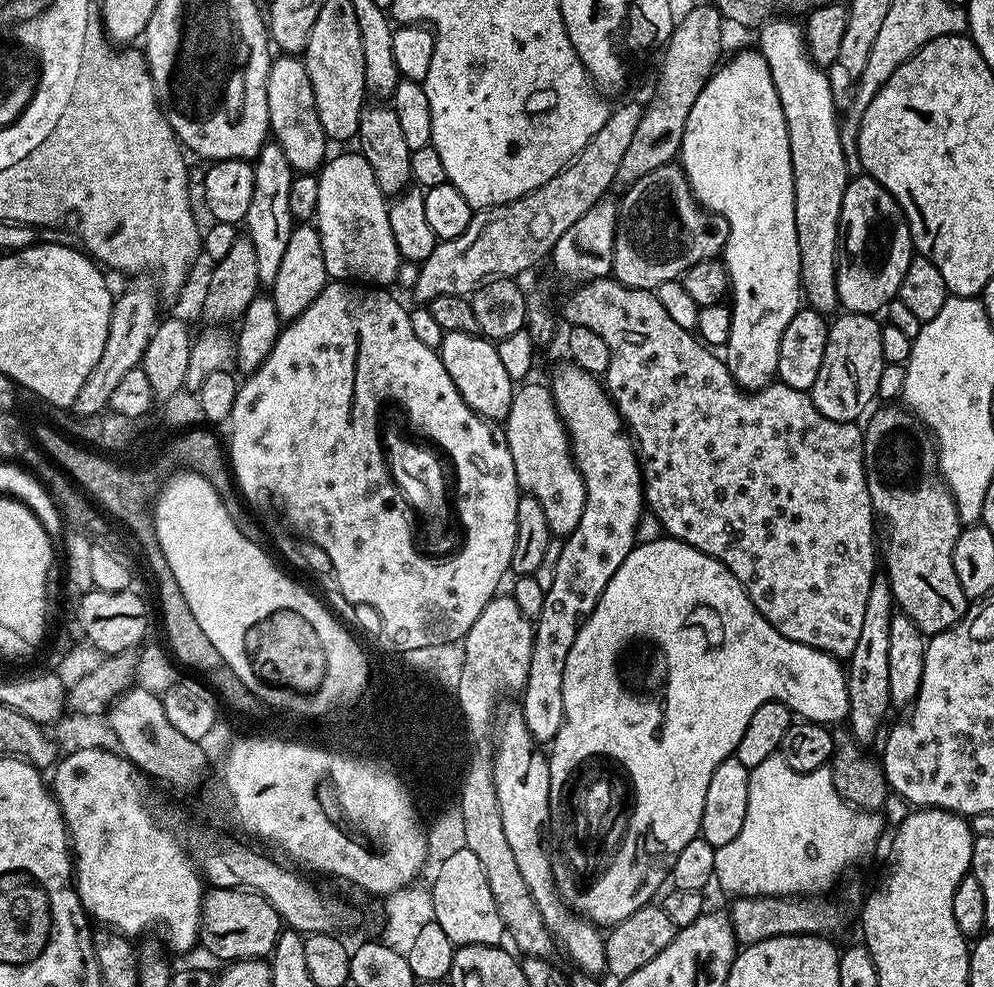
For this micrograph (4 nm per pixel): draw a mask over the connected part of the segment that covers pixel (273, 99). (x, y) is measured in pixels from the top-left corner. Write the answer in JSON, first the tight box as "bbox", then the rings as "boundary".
{"bbox":[266,54,330,173],"boundary":[[[280,54],[273,59],[266,78],[266,106],[271,139],[282,146],[282,154],[286,154],[286,162],[290,162],[293,173],[319,173],[329,155],[330,141],[324,135],[322,122],[318,122],[310,74],[299,55]]]}

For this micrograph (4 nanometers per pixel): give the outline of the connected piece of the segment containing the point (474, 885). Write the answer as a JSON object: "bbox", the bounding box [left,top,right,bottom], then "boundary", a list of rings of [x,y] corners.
{"bbox":[430,848,505,945],"boundary":[[[464,848],[458,854],[451,855],[446,862],[442,862],[438,876],[430,881],[430,887],[433,894],[431,919],[438,926],[442,926],[442,931],[452,944],[499,945],[505,939],[502,914],[498,914],[498,906],[494,906],[490,882],[486,882],[486,874],[478,863],[474,850]]]}

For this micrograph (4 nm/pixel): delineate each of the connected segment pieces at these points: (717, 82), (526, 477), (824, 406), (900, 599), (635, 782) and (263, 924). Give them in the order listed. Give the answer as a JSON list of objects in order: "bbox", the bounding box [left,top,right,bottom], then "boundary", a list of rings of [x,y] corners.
[{"bbox":[678,50,802,389],"boundary":[[[758,50],[740,52],[733,60],[725,59],[716,68],[704,84],[702,94],[694,102],[690,110],[690,118],[686,118],[686,130],[682,134],[682,146],[678,163],[684,170],[684,177],[688,180],[688,187],[692,189],[697,204],[724,216],[728,223],[728,241],[724,243],[722,263],[728,272],[730,285],[730,307],[732,321],[730,322],[730,338],[726,345],[726,363],[732,372],[732,379],[737,385],[747,386],[749,389],[764,388],[777,379],[778,346],[782,346],[782,333],[786,326],[790,326],[790,318],[802,307],[802,289],[800,286],[800,255],[798,254],[798,234],[794,226],[794,174],[790,162],[790,138],[786,130],[786,118],[782,114],[782,102],[778,102],[778,90],[774,90],[774,82],[770,74],[770,66],[766,58]]]},{"bbox":[502,383,586,538],"boundary":[[[521,383],[513,391],[510,414],[502,422],[504,437],[508,443],[510,458],[514,462],[514,474],[520,484],[521,493],[538,498],[538,502],[542,502],[542,510],[546,510],[546,522],[553,537],[567,538],[576,529],[578,522],[582,522],[582,510],[586,506],[586,486],[582,474],[572,460],[572,445],[568,442],[568,432],[556,409],[551,387],[547,383],[532,383]]]},{"bbox":[808,312,885,423],"boundary":[[[844,312],[834,319],[828,328],[822,367],[808,393],[826,418],[855,423],[860,418],[858,416],[877,397],[879,375],[885,365],[882,358],[883,325],[871,313]]]},{"bbox":[863,406,969,637],"boundary":[[[884,406],[863,425],[864,477],[870,490],[873,513],[884,519],[882,564],[886,569],[892,599],[903,615],[909,616],[925,637],[937,636],[942,630],[954,626],[966,614],[969,600],[962,594],[958,574],[954,574],[954,542],[962,527],[956,503],[938,472],[938,449],[928,427],[916,419],[911,411],[900,406]]]},{"bbox":[546,538,848,926],"boundary":[[[661,538],[637,543],[626,562],[618,566],[614,578],[610,578],[606,590],[602,590],[596,609],[581,623],[574,638],[574,646],[570,646],[570,654],[566,657],[566,670],[562,678],[564,721],[555,740],[551,741],[552,752],[547,753],[550,766],[550,806],[546,829],[550,878],[556,880],[556,889],[564,903],[569,906],[584,904],[583,915],[597,926],[622,922],[622,918],[630,918],[634,910],[653,903],[657,899],[656,888],[663,889],[666,878],[671,877],[674,862],[678,854],[682,854],[682,846],[700,835],[702,806],[706,806],[706,790],[710,786],[714,770],[718,770],[722,761],[735,753],[738,742],[742,742],[742,734],[746,734],[750,718],[754,718],[754,710],[758,710],[762,702],[771,700],[782,702],[800,720],[836,726],[832,724],[839,720],[841,723],[848,714],[848,677],[845,665],[828,652],[785,640],[772,631],[772,627],[764,623],[763,616],[757,613],[742,582],[738,582],[738,578],[734,578],[734,574],[730,574],[730,570],[713,556],[702,554],[702,550],[683,544],[680,540]]]},{"bbox":[199,888,281,962],"boundary":[[[212,888],[204,895],[199,941],[202,948],[223,962],[269,957],[281,931],[280,915],[258,892]]]}]

